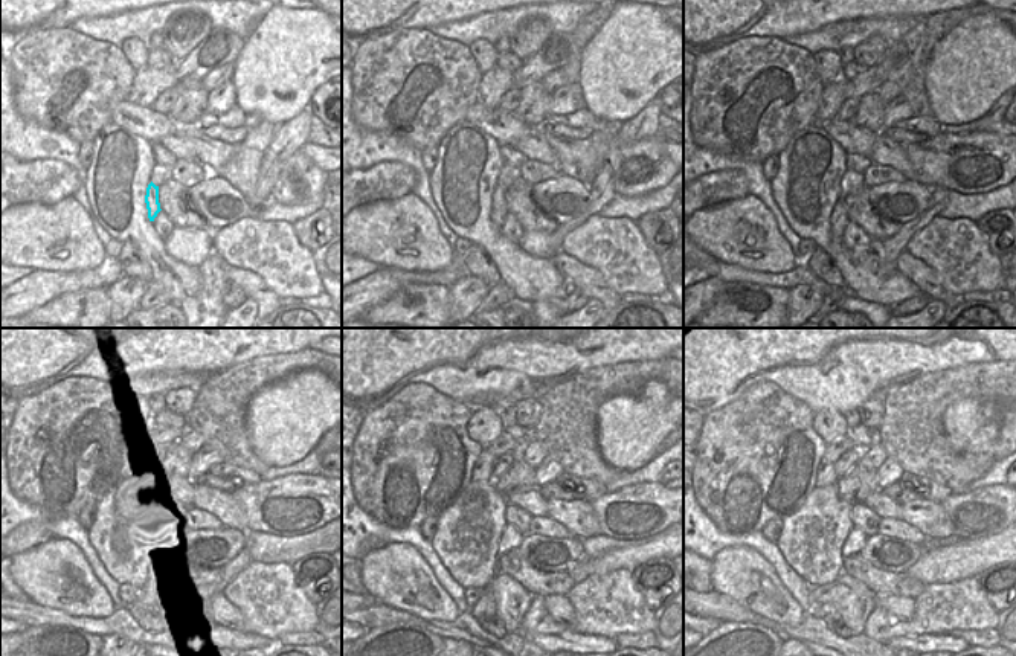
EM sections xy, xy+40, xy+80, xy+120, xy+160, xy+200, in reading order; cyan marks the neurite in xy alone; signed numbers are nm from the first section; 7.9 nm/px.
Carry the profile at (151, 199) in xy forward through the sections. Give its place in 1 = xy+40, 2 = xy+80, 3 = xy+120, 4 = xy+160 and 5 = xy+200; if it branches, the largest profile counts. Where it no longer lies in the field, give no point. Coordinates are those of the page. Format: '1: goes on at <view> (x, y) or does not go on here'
1: goes on at xy+40 (498, 211)
2: goes on at xy+80 (839, 218)
3: goes on at xy+120 (148, 595)
4: goes on at xy+160 (487, 607)
5: goes on at xy+200 (826, 609)

